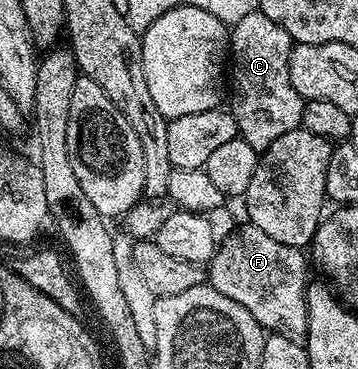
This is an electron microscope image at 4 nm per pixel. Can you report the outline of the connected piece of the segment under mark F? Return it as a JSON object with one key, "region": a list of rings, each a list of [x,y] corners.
{"region":[[[246,223],[244,227],[218,243],[217,252],[207,265],[209,287],[231,298],[231,302],[239,302],[239,306],[259,322],[262,330],[294,338],[304,337],[309,326],[309,307],[305,301],[306,253],[300,248],[275,242],[275,238],[263,234],[263,230],[254,224]]]}

